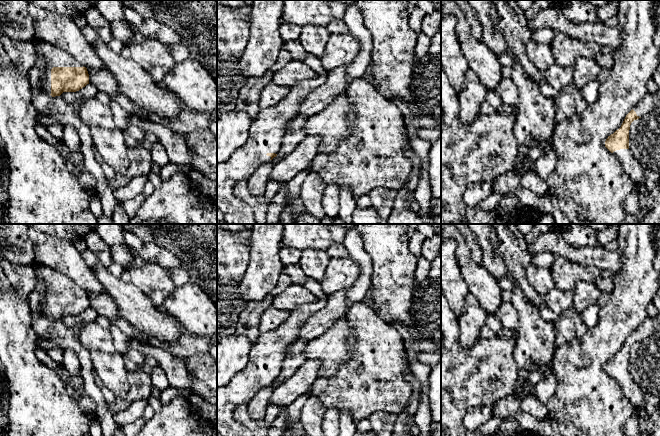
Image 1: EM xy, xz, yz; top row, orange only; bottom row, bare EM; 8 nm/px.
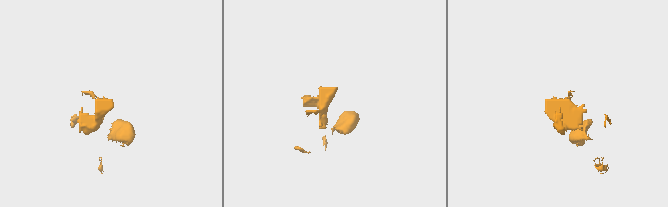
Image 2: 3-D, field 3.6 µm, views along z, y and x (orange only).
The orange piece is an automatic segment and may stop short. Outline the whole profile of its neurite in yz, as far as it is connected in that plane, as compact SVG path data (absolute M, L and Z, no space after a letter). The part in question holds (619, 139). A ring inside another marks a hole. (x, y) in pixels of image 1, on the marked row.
M660 91L647 93L643 99L626 115L621 127L608 136L605 147L619 160L624 171L633 179L635 185L646 182L646 169L635 159L629 150L629 130L634 120L644 113L653 111L660 103Z

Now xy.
M40 41L36 51L43 64L40 90L55 97L63 92L79 91L89 84L87 68L62 48Z

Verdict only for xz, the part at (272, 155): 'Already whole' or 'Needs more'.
Needs more

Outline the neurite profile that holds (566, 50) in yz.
M556 34L549 45L555 63L561 67L574 67L578 58L595 58L600 54L599 44L563 34Z

